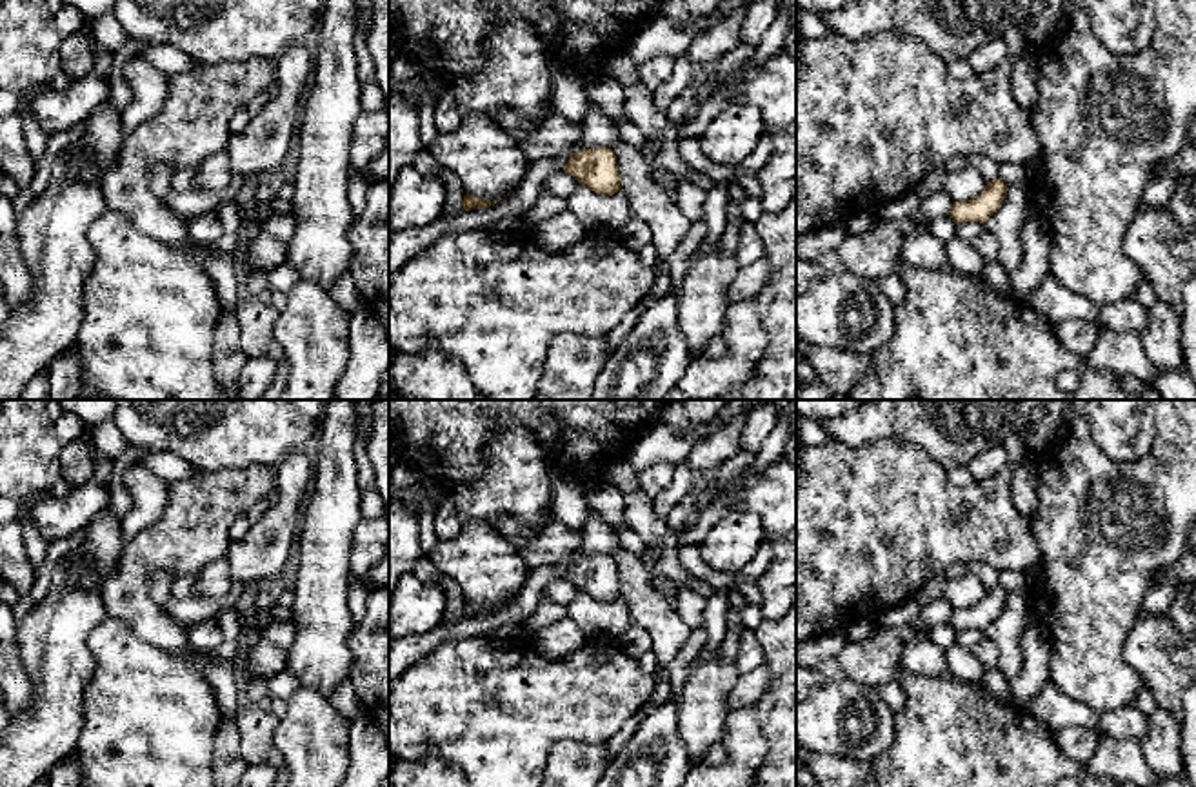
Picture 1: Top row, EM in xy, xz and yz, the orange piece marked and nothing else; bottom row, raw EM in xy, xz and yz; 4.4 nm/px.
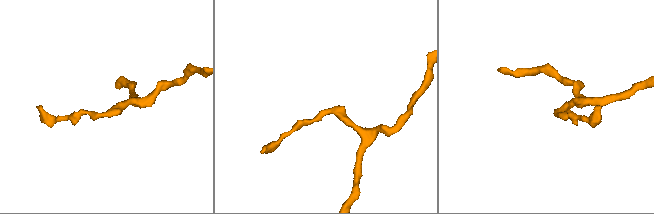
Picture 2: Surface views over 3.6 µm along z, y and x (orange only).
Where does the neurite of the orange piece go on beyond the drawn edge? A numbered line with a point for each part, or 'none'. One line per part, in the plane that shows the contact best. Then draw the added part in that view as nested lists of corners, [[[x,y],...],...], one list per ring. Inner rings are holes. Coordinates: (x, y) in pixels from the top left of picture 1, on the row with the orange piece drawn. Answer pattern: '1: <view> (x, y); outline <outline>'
none

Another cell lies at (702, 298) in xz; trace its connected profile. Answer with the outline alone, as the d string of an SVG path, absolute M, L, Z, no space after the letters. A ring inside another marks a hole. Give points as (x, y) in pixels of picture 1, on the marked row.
M714 247L700 254L678 289L678 327L693 358L705 358L709 342L723 334L727 293L740 262Z

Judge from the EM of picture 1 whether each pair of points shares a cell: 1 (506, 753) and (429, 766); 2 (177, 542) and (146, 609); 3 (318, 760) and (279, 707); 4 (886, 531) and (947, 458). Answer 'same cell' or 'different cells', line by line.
1: different cells
2: same cell
3: different cells
4: different cells

